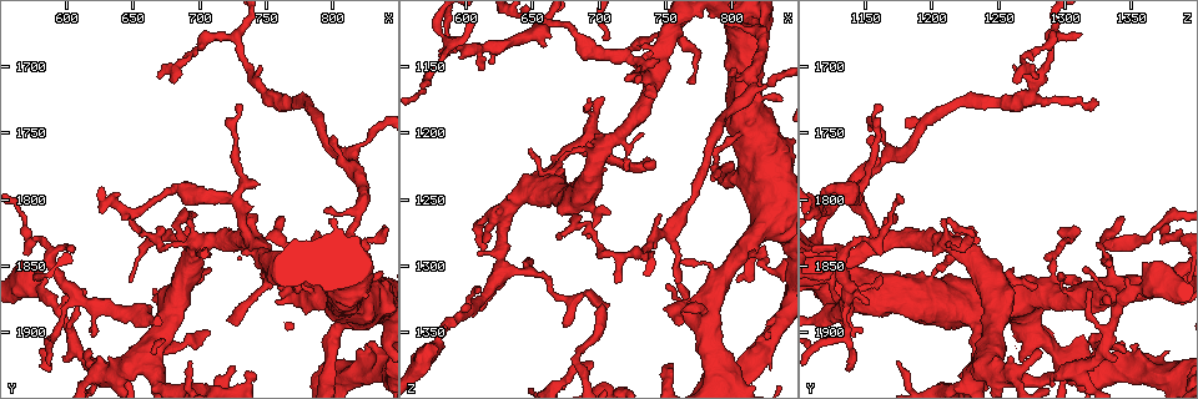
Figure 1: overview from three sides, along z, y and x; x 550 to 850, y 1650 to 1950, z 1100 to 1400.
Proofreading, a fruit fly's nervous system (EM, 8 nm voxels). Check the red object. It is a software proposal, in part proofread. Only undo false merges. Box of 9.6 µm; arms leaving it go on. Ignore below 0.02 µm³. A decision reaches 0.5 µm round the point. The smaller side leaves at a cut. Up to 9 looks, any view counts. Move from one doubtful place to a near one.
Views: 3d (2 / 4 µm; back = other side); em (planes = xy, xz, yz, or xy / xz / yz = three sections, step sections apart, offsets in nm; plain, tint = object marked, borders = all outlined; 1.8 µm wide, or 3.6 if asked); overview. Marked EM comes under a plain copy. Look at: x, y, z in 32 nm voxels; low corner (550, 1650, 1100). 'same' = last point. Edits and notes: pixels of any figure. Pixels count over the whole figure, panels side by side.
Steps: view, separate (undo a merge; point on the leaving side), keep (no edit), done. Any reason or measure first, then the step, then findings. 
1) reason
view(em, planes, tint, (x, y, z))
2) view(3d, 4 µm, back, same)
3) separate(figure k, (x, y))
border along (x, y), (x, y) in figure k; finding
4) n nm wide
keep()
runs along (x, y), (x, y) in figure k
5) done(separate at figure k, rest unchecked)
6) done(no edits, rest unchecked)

small branch off a trunk
view(3d, 4 µm, (814, 1864, 1288))

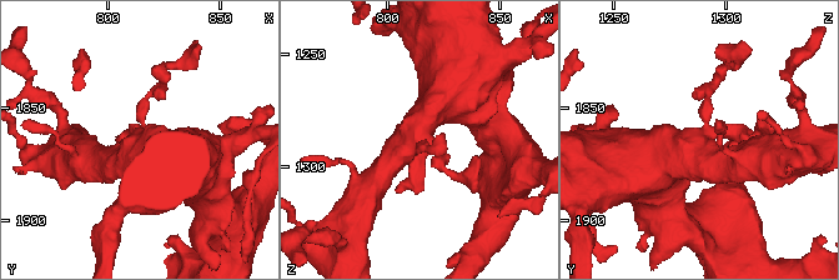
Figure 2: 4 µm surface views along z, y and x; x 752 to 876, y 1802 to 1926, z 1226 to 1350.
need the tissue
view(em, 3.6 µm, planes, tint, (814, 1863, 1289))

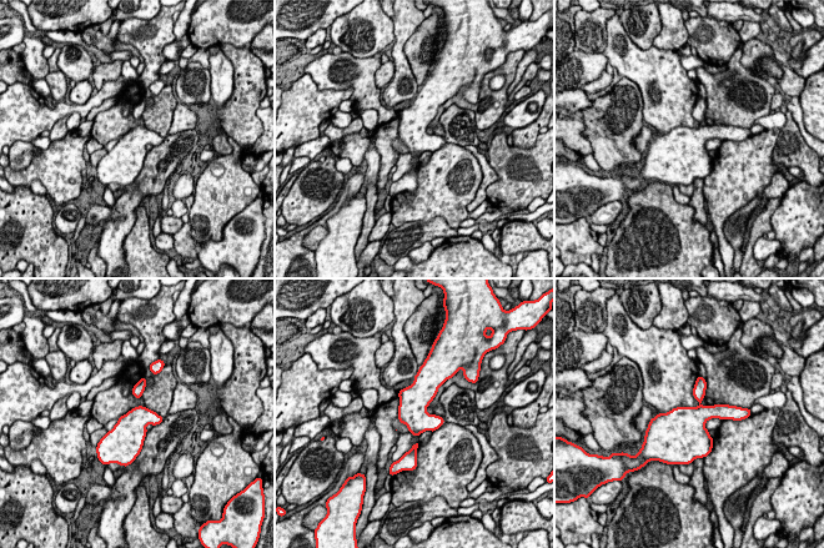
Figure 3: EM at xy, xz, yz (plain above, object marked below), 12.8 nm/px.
380 nm wide
keep()
all the same neuron

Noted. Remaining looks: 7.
three arms meet
view(3d, 2 µm, (608, 1872, 1136))

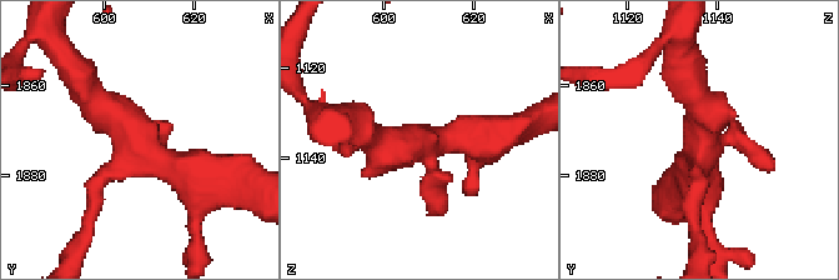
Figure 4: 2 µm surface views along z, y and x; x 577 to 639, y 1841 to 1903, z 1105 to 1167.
view(em, planes, tint, (608, 1873, 1137))

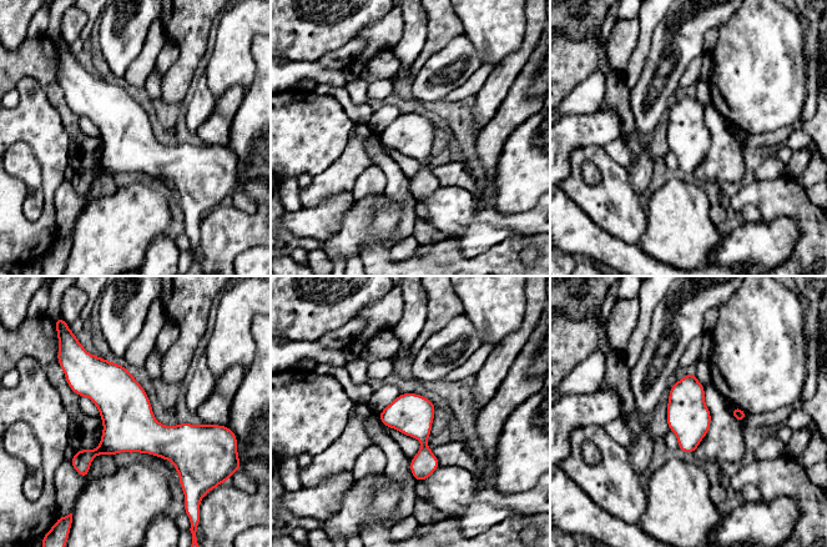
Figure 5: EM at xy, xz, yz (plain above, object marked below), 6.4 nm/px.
280 nm wide
keep()
runs along (69, 376), (151, 435), (205, 430) in figure 5; all the same neuron

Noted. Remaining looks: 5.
four-way junction
view(em, xy, step 8, tint, (630, 1932, 1258))

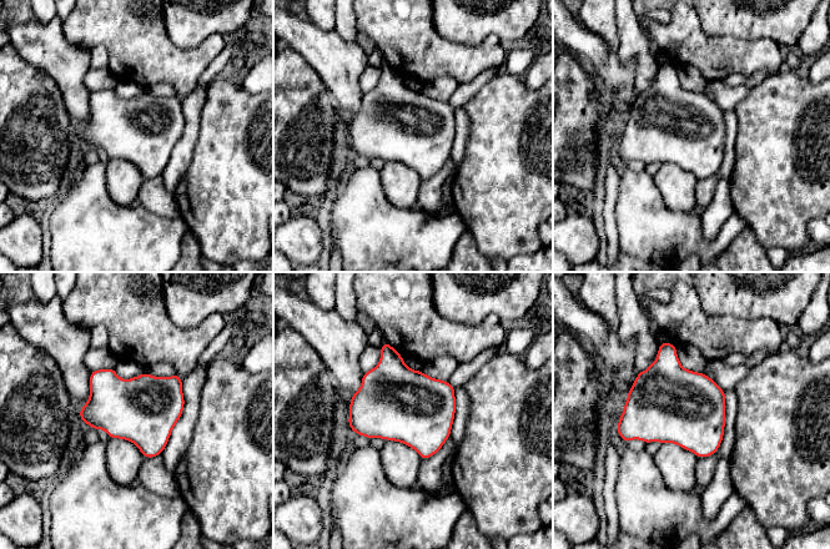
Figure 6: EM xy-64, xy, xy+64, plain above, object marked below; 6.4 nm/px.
440 nm wide
keep()
all the same neuron

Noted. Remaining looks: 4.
view(em, 3.6 µm, planes, tint, (756, 1850, 1118))

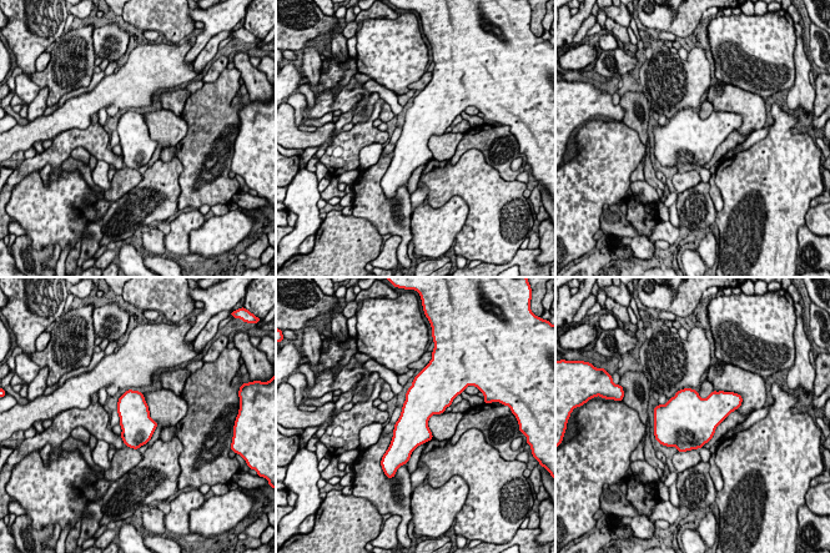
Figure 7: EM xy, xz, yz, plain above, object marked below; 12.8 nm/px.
keep()
continuous, no second neuron

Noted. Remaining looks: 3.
done(no edits, rest unchecked)

